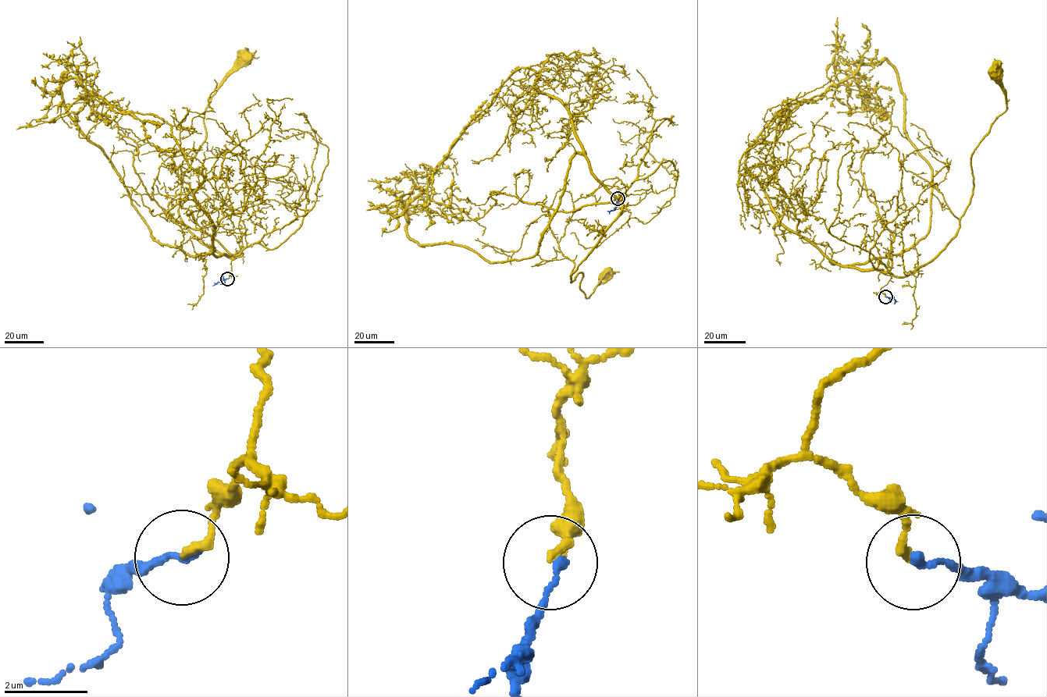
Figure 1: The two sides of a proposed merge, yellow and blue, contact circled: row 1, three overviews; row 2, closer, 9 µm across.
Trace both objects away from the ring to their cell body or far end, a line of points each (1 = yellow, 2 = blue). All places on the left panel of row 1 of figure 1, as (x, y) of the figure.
1: (227, 278), (236, 257), (194, 236), (179, 200), (183, 175), (206, 135), (207, 107), (247, 57)
2: (228, 278), (212, 285)

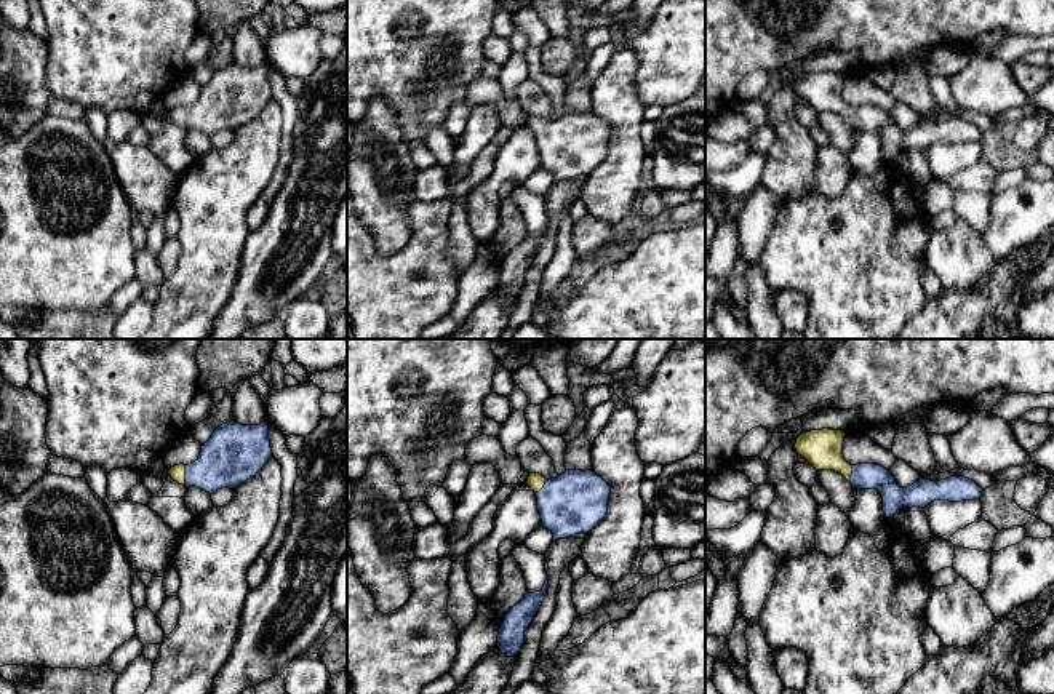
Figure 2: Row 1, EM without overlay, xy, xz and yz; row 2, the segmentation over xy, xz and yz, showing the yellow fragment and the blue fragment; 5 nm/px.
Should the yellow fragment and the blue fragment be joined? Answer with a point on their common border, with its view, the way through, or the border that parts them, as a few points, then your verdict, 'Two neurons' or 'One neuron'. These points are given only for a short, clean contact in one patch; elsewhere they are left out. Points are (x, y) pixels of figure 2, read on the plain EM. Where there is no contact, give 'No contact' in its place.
Touches yellow at xy (184, 117). Path across: xy (178, 114), (184, 117), (210, 114), (229, 99). One neuron

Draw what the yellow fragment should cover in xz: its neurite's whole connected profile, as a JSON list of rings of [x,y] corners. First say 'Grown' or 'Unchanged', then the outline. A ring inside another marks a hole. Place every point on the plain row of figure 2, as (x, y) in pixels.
Grown. [[[566,112],[552,122],[529,115],[526,126],[536,134],[542,168],[553,176],[553,184],[590,174],[608,155],[611,128],[593,112]]]

